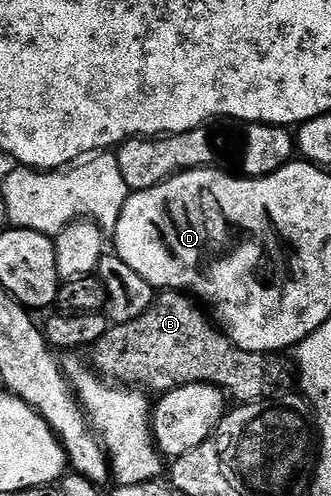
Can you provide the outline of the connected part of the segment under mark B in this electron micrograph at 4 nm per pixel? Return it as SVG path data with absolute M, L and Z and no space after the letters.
M164 289L157 294L150 309L142 313L142 317L109 326L102 341L98 341L90 351L90 363L96 374L113 384L128 389L143 389L148 393L209 383L231 398L233 395L241 404L275 399L285 394L291 383L293 386L293 368L289 364L288 368L279 354L243 351L191 301L187 294Z

